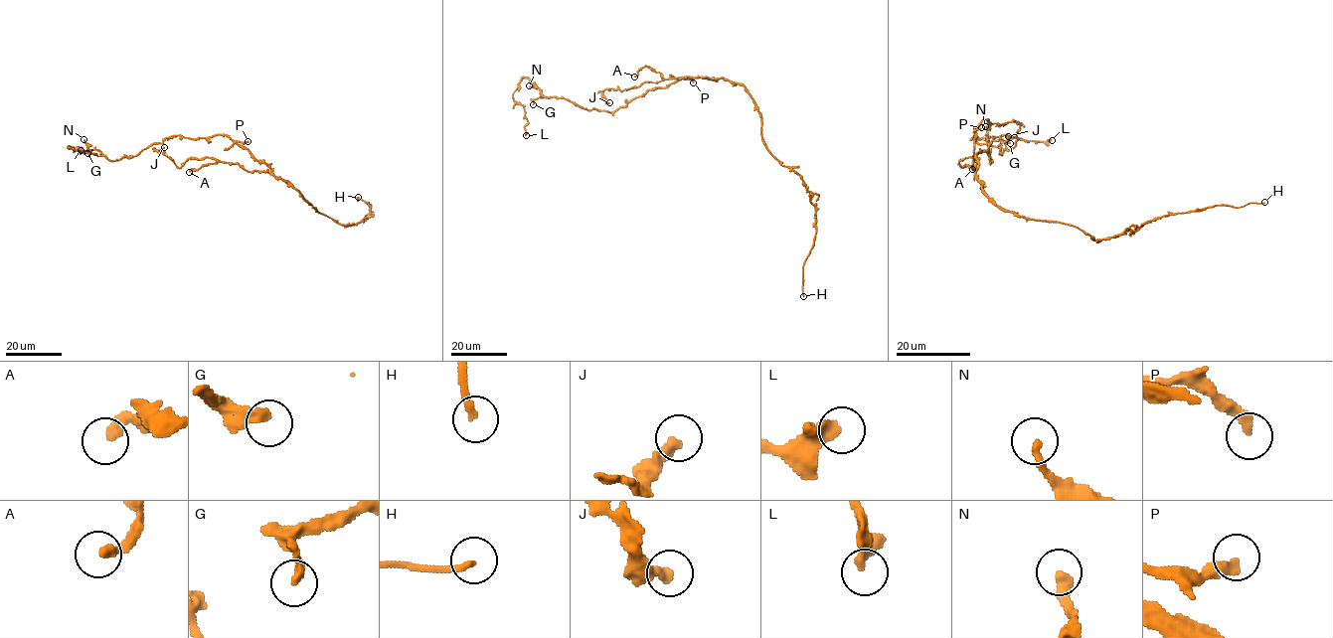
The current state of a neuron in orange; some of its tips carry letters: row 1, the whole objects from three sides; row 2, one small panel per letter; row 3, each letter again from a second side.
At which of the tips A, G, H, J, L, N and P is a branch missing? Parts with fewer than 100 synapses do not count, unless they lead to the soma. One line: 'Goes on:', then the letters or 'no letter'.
Goes on: H

